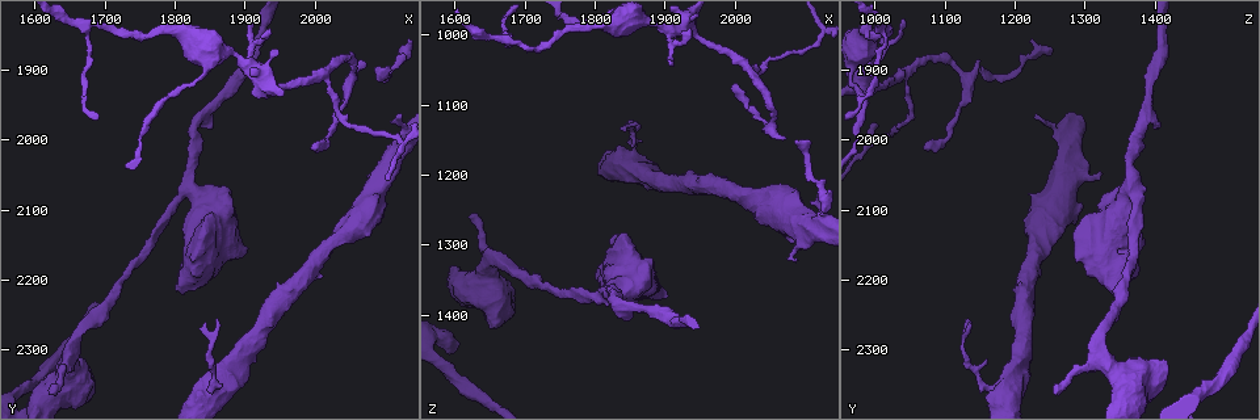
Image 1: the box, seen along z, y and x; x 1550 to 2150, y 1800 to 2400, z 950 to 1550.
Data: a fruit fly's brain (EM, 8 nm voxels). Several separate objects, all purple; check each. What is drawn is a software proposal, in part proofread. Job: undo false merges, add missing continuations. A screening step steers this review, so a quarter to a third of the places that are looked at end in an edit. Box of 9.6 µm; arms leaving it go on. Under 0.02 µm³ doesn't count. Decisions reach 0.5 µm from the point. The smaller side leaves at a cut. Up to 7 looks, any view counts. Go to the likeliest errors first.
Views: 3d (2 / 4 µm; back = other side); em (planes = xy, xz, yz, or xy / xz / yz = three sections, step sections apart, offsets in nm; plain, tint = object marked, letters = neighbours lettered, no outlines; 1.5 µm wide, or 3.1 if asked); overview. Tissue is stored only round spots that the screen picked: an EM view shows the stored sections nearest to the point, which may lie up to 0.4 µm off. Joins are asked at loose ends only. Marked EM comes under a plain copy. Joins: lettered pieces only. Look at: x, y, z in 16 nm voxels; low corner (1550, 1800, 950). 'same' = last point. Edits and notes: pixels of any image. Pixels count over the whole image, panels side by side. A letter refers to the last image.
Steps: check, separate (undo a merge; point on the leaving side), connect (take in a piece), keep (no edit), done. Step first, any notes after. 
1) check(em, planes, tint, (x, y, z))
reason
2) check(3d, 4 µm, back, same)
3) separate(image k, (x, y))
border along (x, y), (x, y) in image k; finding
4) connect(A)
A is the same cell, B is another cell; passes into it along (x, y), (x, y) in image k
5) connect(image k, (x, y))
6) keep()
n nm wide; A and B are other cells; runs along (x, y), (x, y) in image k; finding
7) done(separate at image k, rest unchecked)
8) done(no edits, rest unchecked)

check(em, xy, step 4, tint, (1865, 2260, 1140))
tapers out

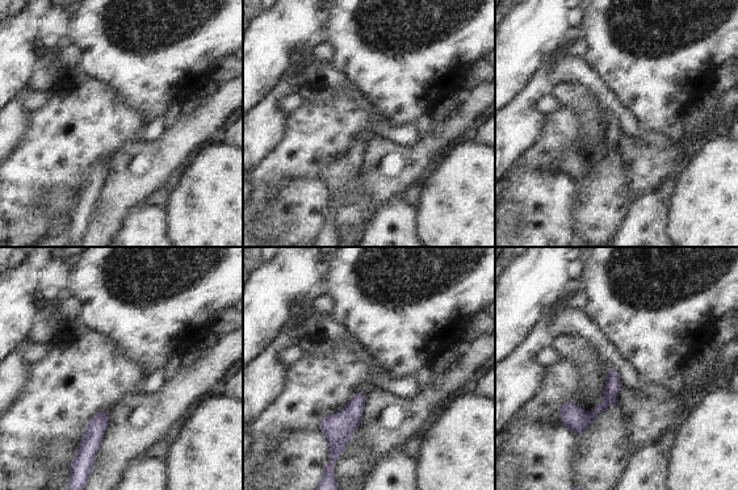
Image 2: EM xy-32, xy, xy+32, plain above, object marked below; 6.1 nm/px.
check(em, planes, letters, same)
cut it another way

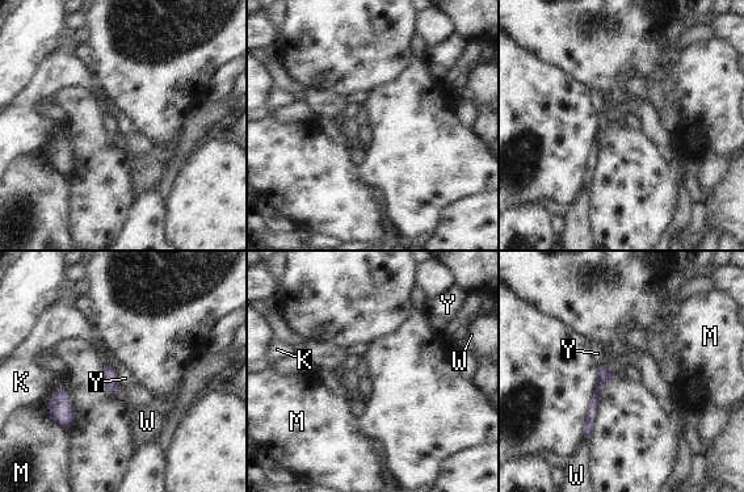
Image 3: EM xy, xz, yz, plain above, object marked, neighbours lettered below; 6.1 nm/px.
keep()
90 nm wide; K, M, W and Y are other cells; border along (108, 362), (121, 389) in image 3; none of them fits

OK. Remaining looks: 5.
check(3d, 4 µm, (1620, 2360, 1255))
branch stops here

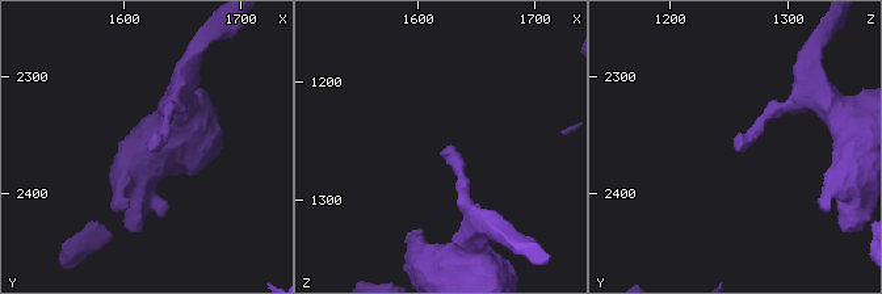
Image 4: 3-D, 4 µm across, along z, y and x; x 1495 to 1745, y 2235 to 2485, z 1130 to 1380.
check(em, planes, letters, (1620, 2360, 1256))

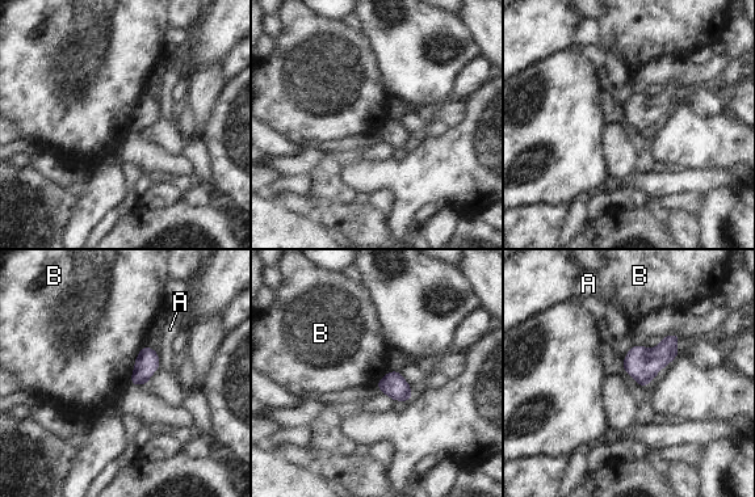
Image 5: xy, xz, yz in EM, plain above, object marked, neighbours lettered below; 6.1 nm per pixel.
keep()
140 nm wide; B touches over 240 nm; A and B are other cells; none of them fits

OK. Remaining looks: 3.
check(em, yz, step 8, tint, (2090, 2050, 1320))
stops while still wide

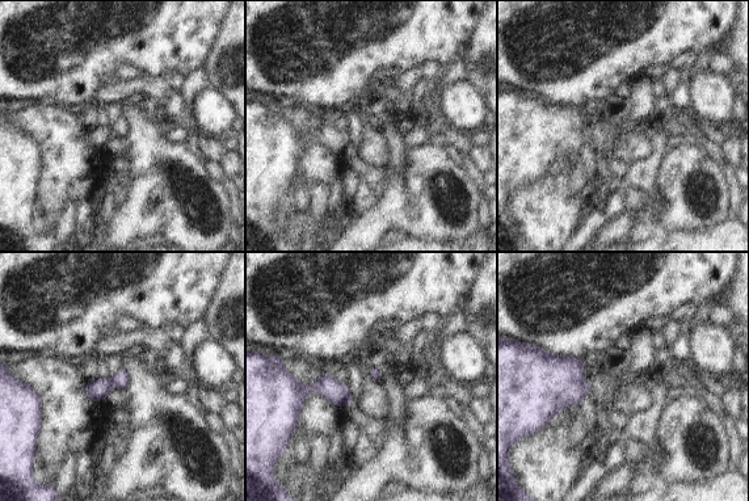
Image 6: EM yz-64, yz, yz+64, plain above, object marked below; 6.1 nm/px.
check(em, planes, tint, same)
another direction

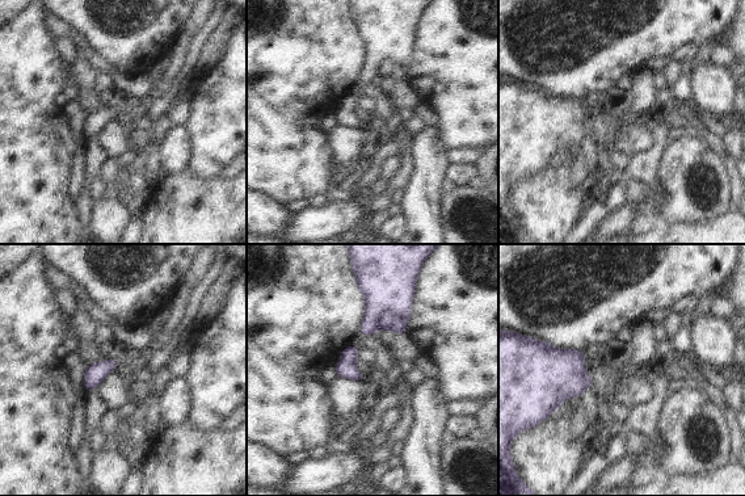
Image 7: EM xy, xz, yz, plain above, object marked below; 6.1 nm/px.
check(em, planes, letters, same)

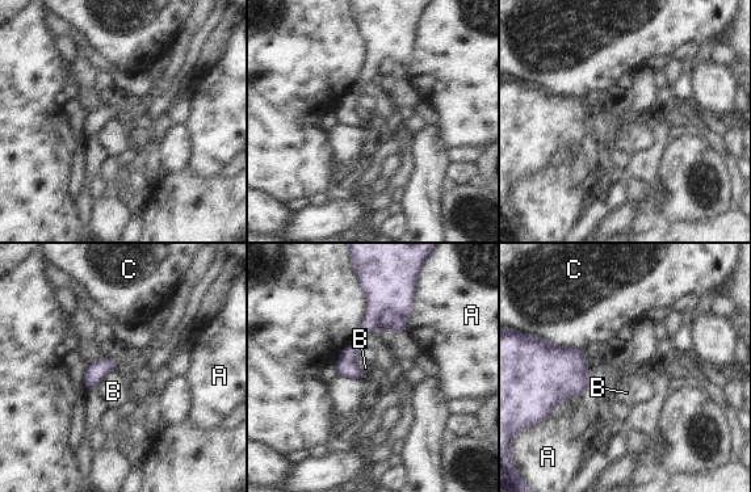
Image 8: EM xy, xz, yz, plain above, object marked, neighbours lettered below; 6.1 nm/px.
keep()
A, B and C are other cells; border along (116, 368), (96, 387) in image 8; no lettered piece goes on from it

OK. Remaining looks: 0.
done(no edits, rest unchecked)

